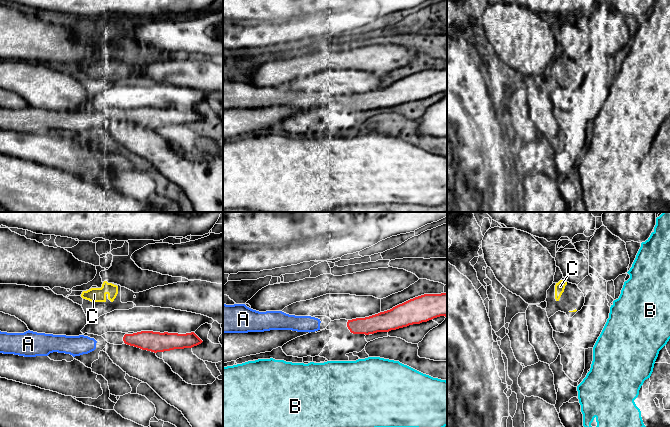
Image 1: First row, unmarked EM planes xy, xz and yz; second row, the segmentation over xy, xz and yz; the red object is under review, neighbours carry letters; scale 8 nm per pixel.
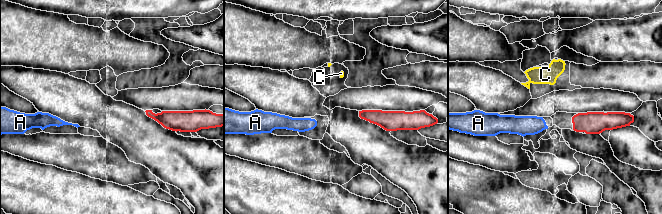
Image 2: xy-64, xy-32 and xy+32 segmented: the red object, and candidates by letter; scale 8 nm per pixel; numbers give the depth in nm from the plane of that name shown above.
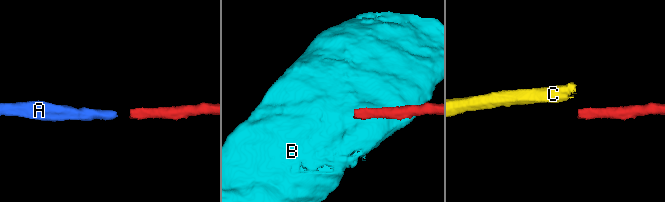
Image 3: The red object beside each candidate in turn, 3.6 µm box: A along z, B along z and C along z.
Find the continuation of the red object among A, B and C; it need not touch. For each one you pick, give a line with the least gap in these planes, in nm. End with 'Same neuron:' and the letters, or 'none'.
A: 220 nm apart
Same neuron: A

